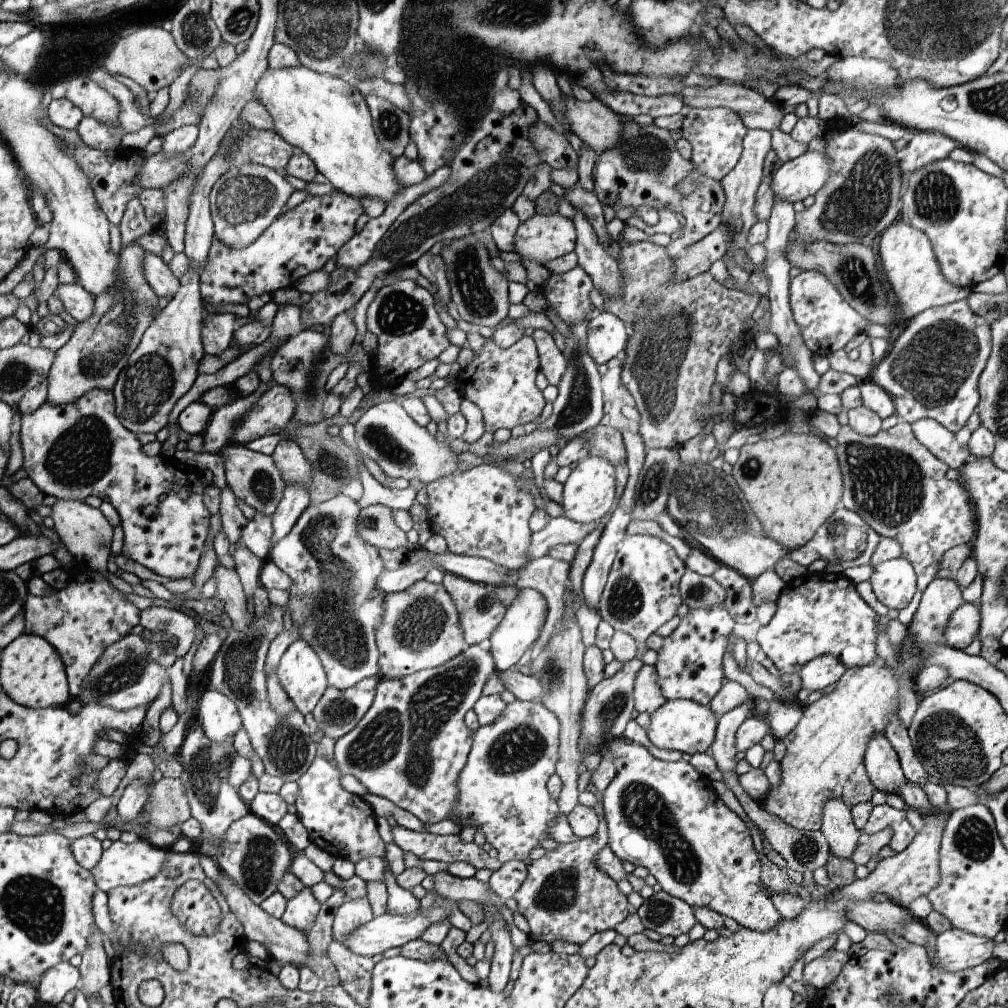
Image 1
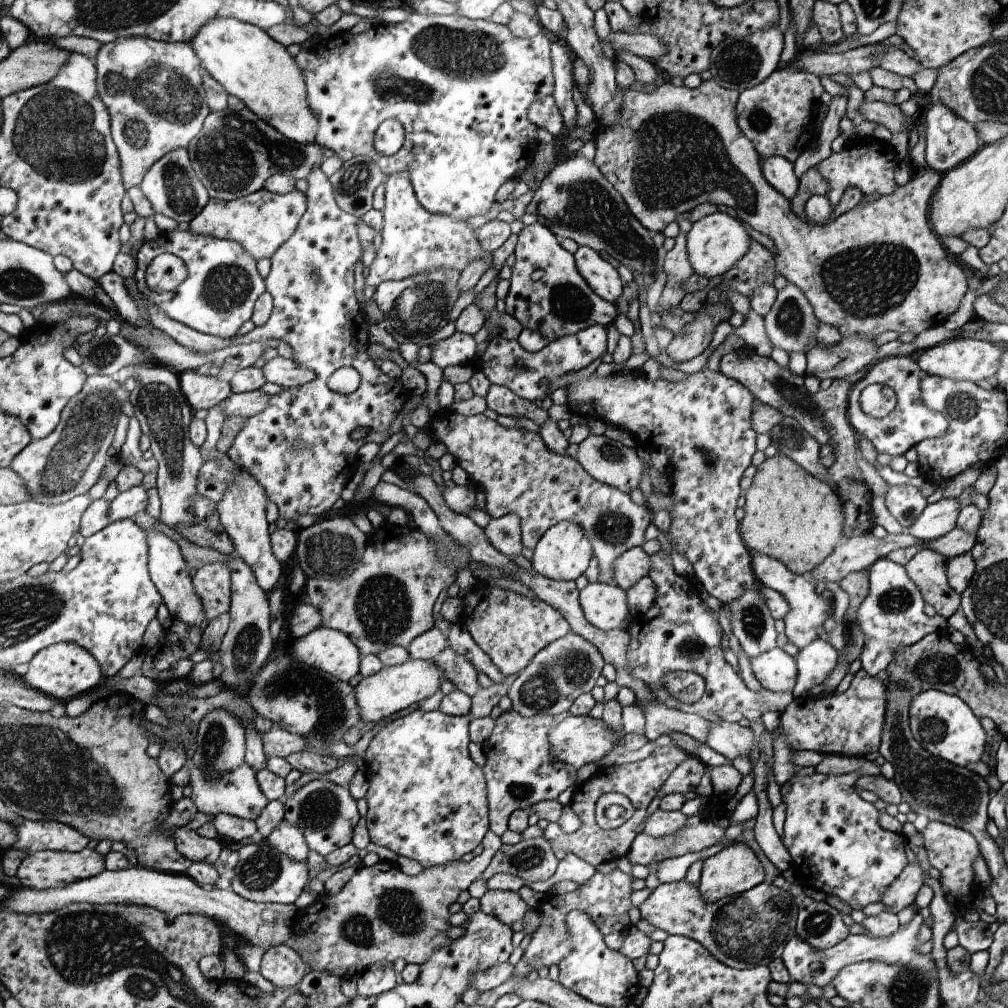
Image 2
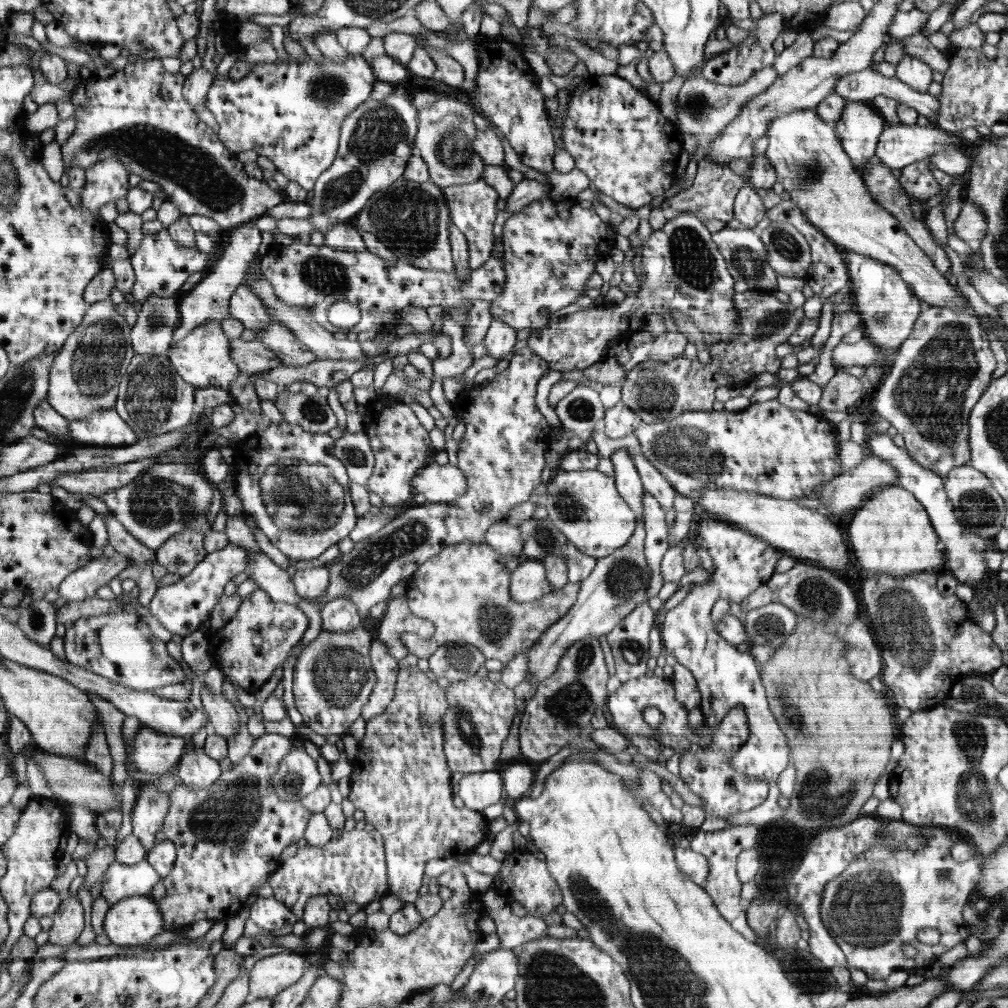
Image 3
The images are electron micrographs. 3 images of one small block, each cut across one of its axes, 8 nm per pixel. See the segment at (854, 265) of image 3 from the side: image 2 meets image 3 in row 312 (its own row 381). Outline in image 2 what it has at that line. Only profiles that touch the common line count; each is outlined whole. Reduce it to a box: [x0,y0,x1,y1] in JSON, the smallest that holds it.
[848,356,949,456]

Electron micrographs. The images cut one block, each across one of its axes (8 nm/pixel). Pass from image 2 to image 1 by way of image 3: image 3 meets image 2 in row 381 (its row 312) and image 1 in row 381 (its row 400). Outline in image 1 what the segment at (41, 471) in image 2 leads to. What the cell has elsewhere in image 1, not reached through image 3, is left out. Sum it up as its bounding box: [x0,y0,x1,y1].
[47,240,160,405]

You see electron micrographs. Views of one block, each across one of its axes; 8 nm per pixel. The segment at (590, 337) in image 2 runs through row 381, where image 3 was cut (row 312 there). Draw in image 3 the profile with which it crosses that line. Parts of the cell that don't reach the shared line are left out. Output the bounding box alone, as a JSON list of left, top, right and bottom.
[490,190,616,330]

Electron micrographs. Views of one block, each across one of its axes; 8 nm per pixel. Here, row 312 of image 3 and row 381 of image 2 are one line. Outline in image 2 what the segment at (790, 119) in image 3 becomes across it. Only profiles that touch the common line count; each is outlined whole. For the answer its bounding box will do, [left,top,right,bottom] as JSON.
[915,337,1005,381]

